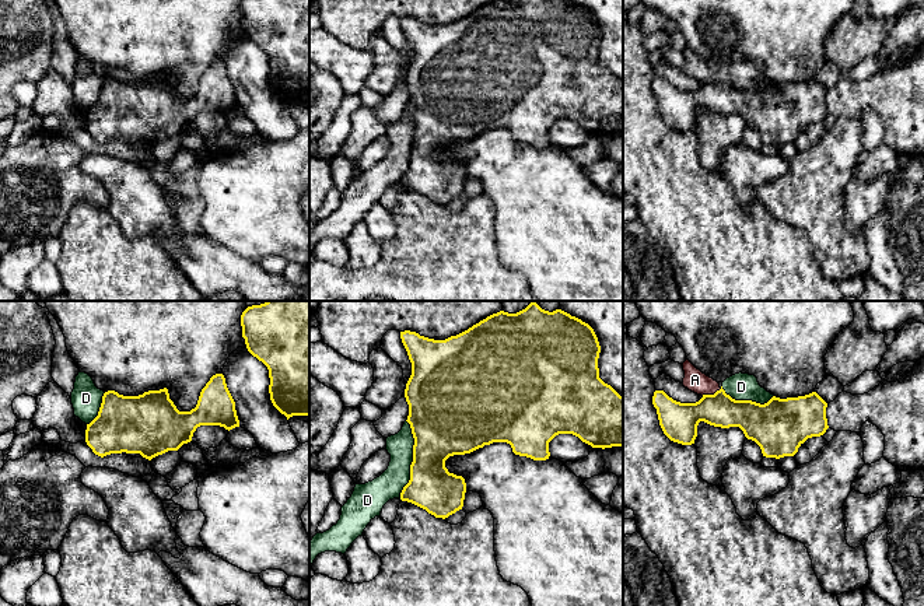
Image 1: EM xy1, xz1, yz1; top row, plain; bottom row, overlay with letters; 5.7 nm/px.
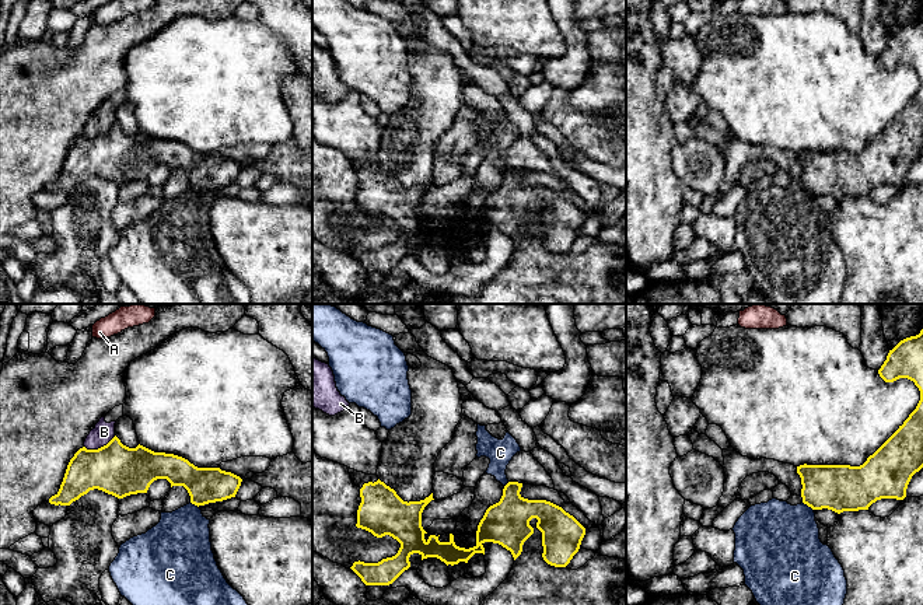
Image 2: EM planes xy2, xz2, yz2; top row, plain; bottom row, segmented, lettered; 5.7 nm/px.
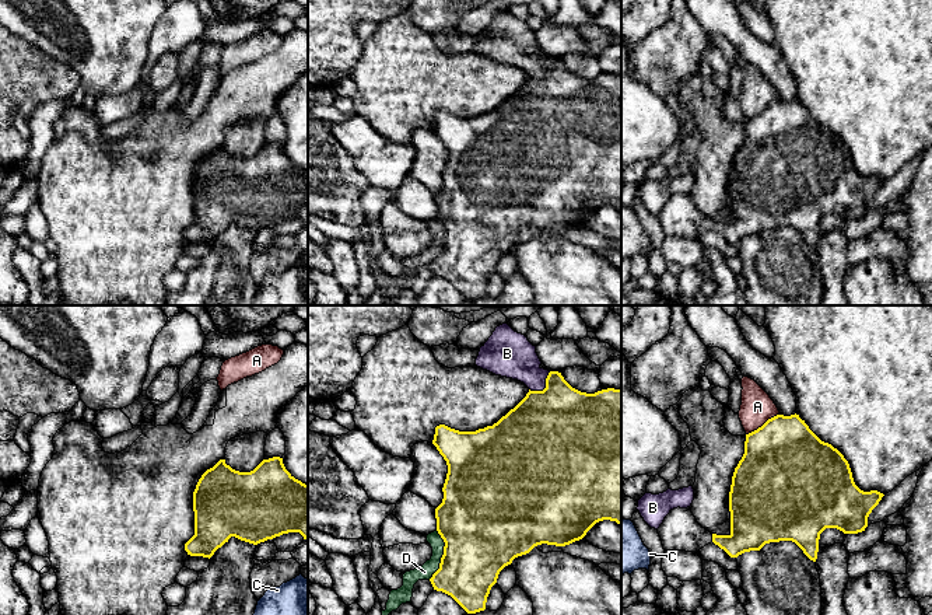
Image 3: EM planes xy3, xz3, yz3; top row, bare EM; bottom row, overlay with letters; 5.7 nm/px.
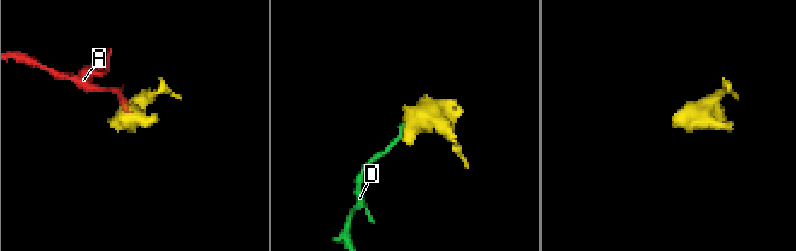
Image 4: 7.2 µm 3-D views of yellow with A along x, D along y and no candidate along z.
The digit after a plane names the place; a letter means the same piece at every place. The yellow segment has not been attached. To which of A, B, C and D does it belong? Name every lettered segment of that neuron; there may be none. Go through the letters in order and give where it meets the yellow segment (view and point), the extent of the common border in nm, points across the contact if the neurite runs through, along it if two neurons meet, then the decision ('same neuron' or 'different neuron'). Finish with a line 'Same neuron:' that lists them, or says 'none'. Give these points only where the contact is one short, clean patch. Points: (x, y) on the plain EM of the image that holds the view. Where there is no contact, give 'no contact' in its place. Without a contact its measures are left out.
A: contact yz3 (764, 109); length 240 nm; different neuron
B: contact xz3 (546, 73); length 170 nm; border xz3 (550, 58), (542, 76), (529, 76); different neuron
C: contact yz2 (808, 192); length 80 nm; border yz2 (803, 188), (813, 196); different neuron
D: contact xz1 (413, 146); length 440 nm; different neuron
Same neuron: none

